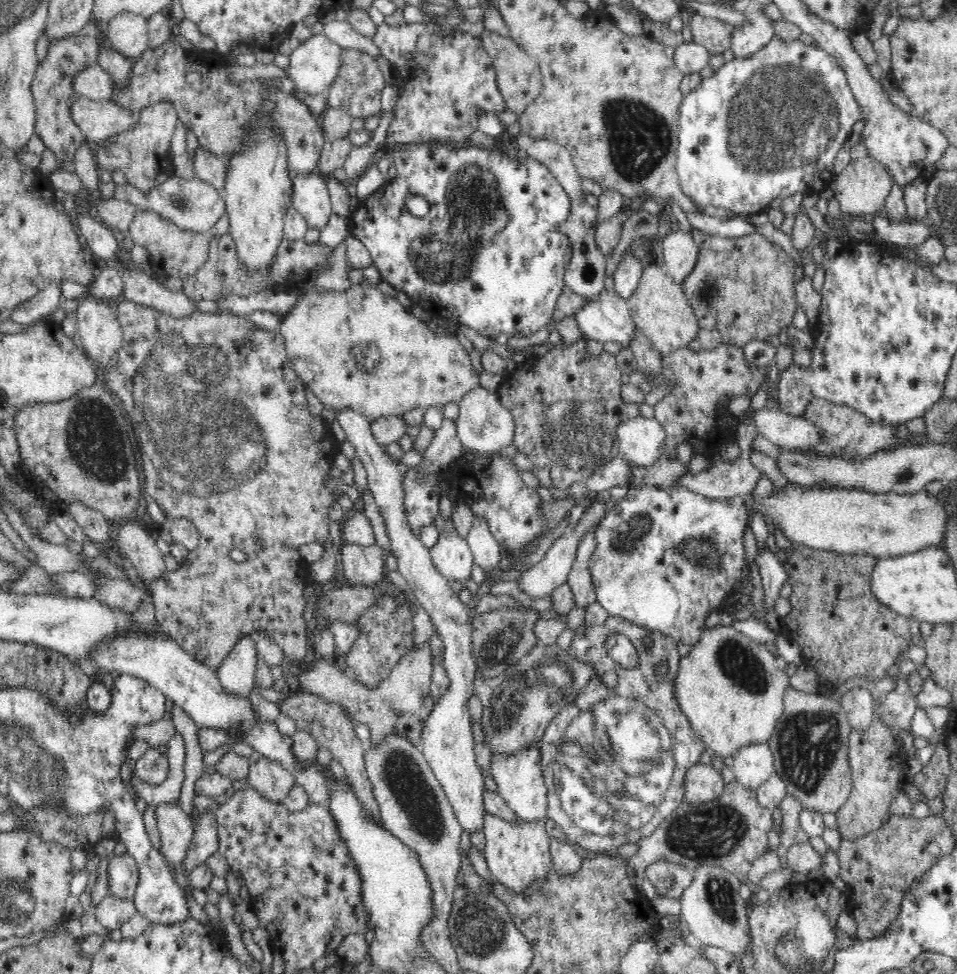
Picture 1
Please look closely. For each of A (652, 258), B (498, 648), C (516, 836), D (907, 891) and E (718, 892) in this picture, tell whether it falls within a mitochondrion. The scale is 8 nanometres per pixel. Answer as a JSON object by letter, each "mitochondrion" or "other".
{"A":"other","B":"mitochondrion","C":"other","D":"other","E":"mitochondrion"}

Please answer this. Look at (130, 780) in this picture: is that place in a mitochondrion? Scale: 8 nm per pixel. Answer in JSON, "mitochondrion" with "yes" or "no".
{"mitochondrion":"no"}

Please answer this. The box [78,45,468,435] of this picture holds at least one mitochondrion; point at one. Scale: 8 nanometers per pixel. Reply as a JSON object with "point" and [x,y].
{"point":[225,132]}

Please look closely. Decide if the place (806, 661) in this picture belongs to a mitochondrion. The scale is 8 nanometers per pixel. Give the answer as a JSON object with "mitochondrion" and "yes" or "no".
{"mitochondrion":"no"}

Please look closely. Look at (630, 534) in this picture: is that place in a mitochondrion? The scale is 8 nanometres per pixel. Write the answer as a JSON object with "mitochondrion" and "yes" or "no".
{"mitochondrion":"yes"}

